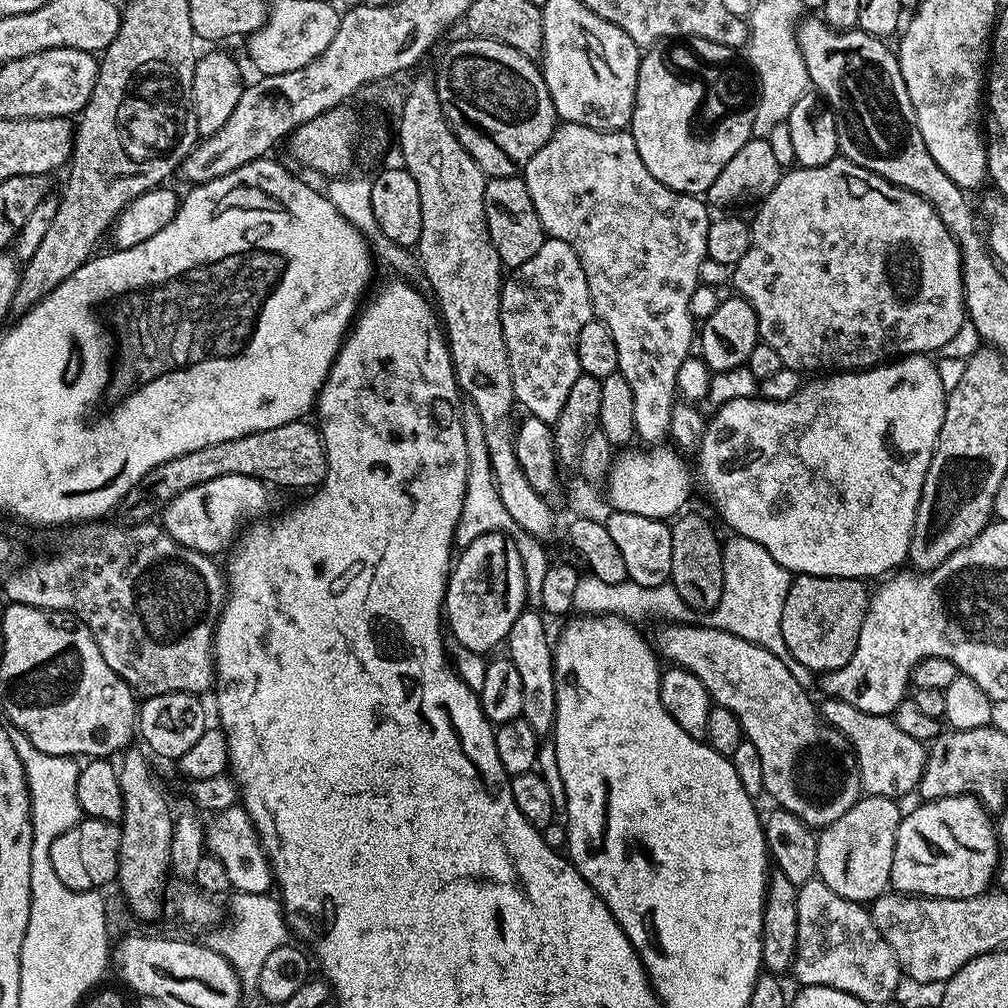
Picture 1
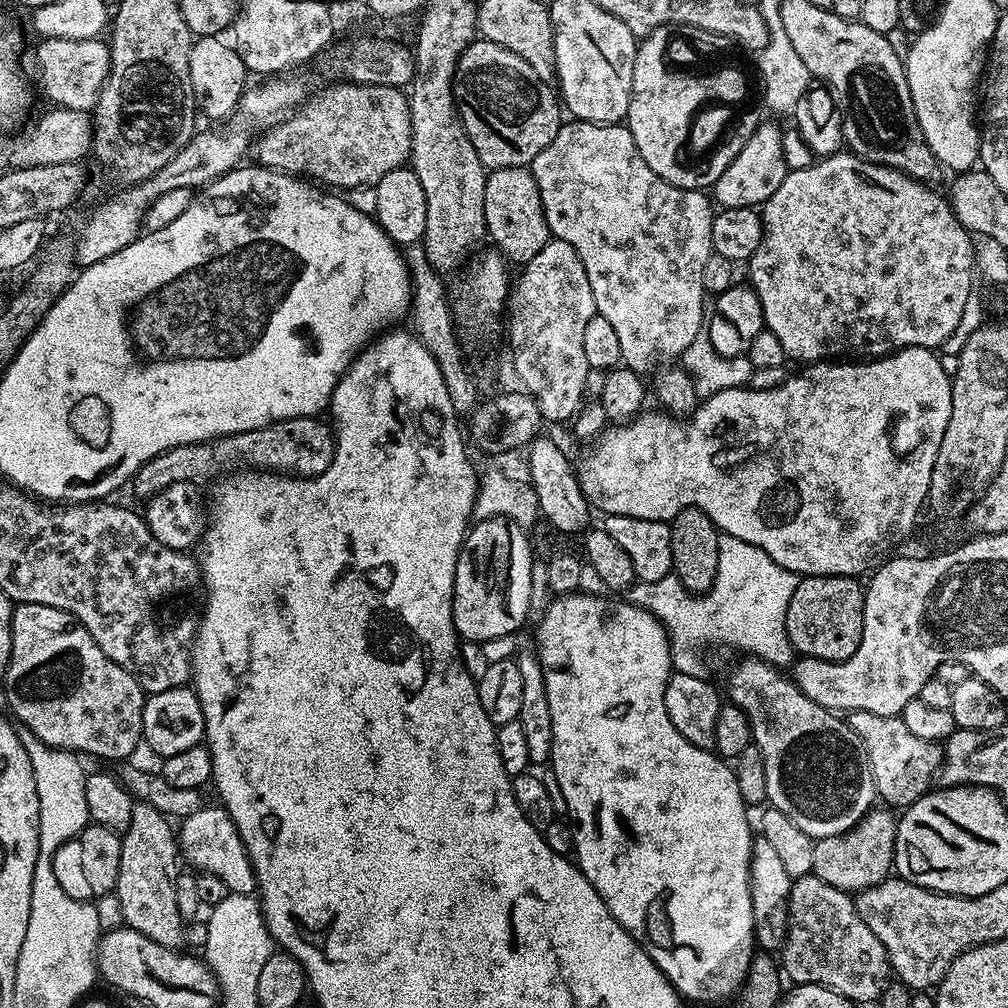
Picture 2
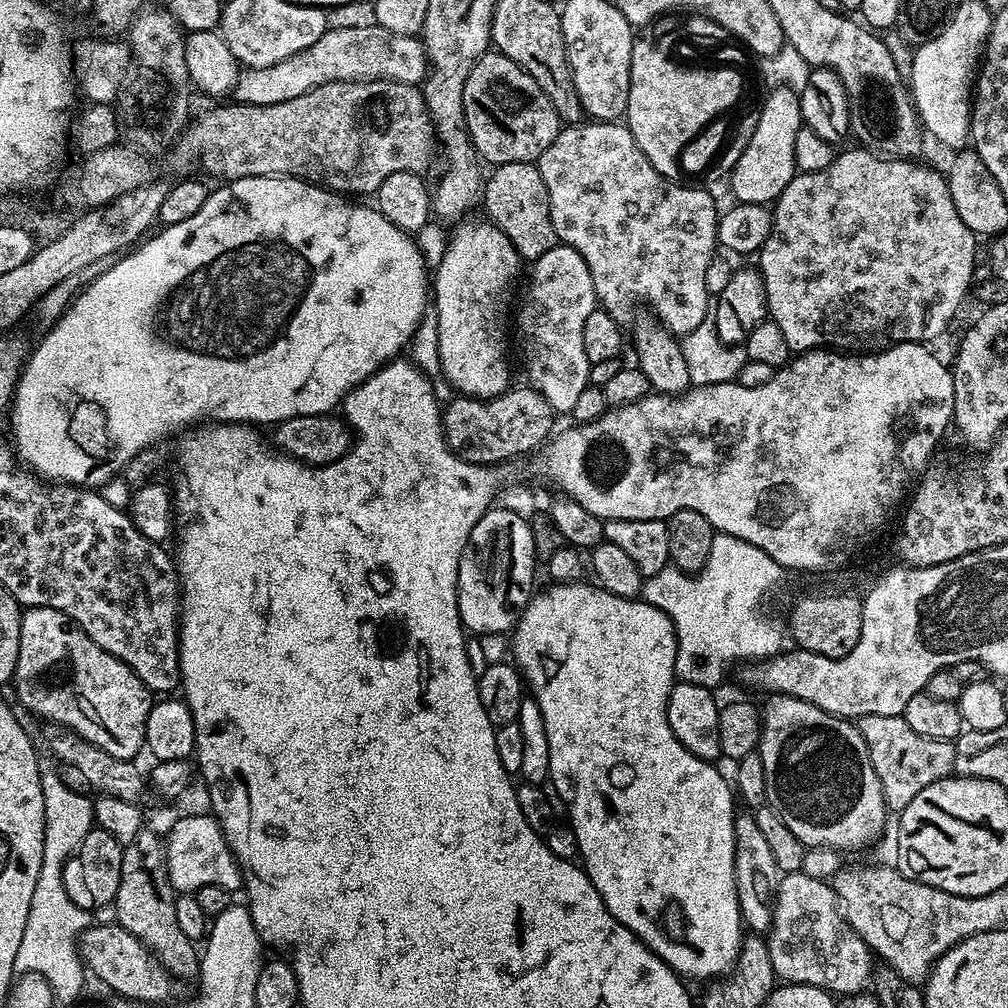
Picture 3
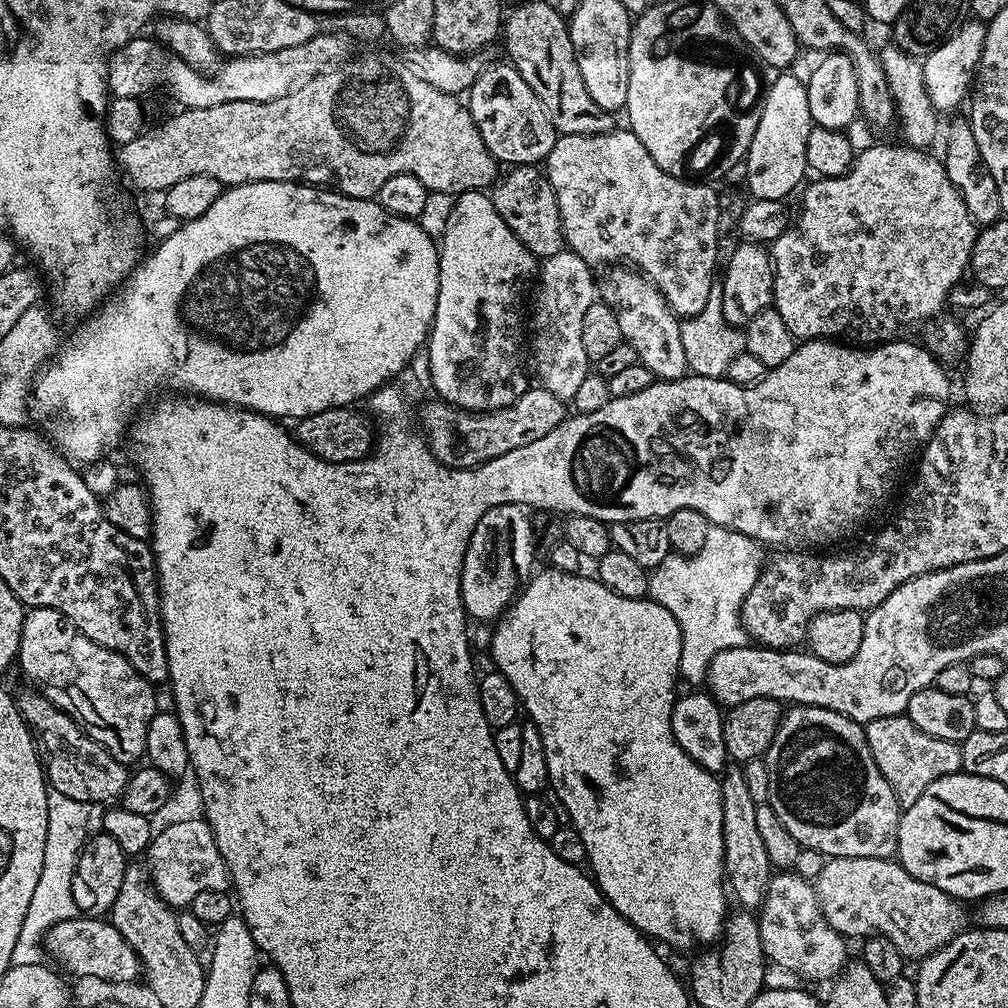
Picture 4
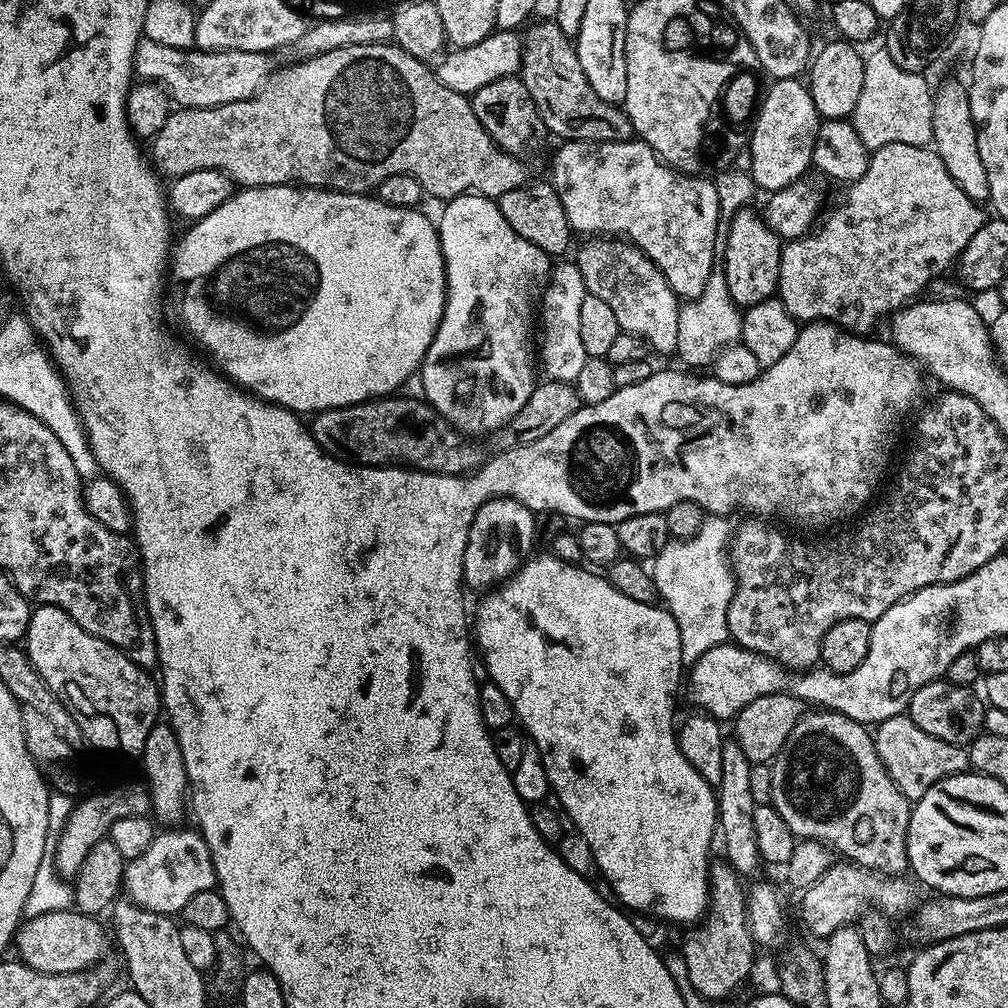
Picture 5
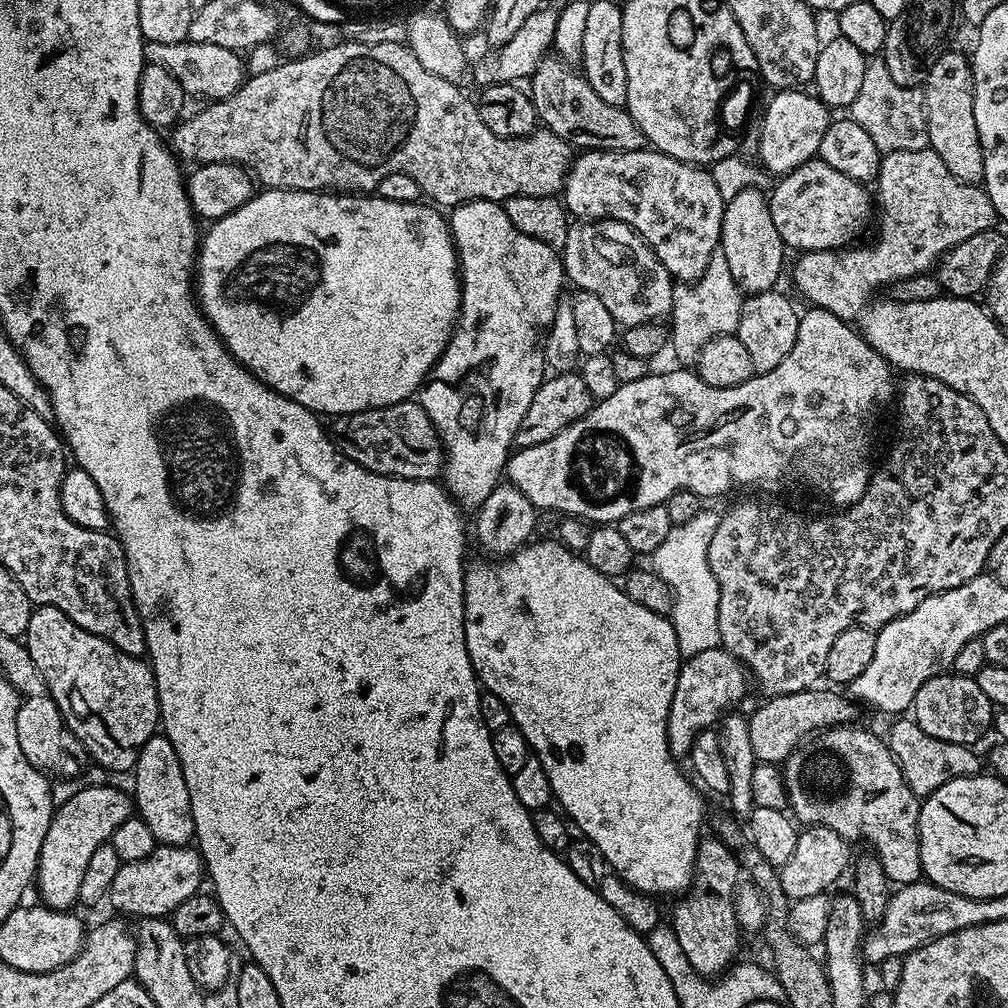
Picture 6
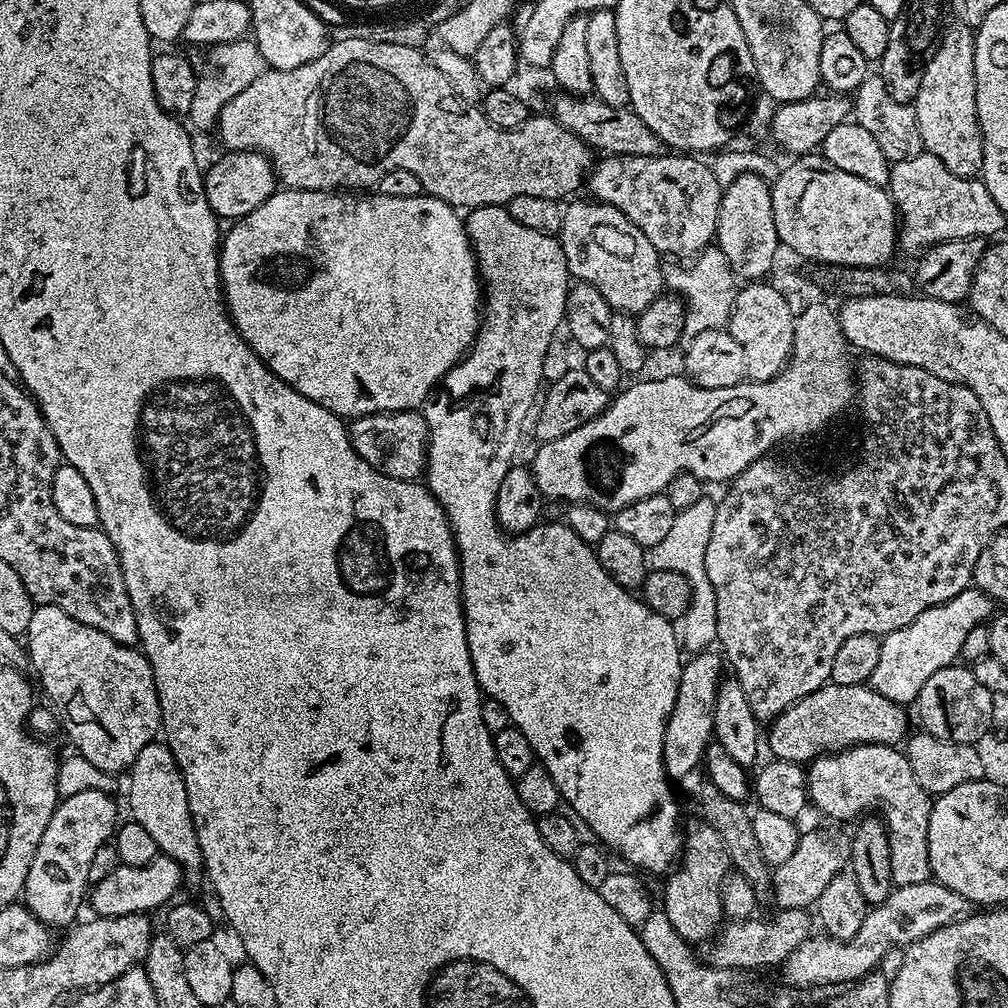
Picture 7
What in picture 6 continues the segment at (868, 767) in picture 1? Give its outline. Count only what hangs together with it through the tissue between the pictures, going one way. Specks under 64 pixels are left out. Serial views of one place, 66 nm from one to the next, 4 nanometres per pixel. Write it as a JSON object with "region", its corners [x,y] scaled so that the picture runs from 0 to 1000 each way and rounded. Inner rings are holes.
{"region":[[[905,712],[886,714],[889,715],[881,722],[879,737],[895,764],[895,772],[899,772],[899,780],[903,780],[903,784],[907,784],[909,790],[914,792],[921,790],[927,784],[931,784],[931,780],[946,776],[946,772],[973,769],[972,750],[967,746],[969,744],[967,741],[927,732],[926,729],[919,728]]]}

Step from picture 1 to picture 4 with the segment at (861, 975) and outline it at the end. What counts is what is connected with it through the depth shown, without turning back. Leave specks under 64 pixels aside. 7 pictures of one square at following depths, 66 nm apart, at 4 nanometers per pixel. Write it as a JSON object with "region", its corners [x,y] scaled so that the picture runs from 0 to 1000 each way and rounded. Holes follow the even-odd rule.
{"region":[[[774,863],[767,868],[752,912],[759,949],[798,972],[828,973],[842,955],[838,930],[819,915],[809,880],[789,863]]]}

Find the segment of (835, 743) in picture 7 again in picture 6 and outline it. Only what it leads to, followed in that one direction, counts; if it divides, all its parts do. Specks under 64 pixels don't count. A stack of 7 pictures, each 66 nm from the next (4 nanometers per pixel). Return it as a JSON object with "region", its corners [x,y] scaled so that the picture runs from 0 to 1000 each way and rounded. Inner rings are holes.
{"region":[[[816,681],[802,683],[798,687],[763,690],[758,699],[741,711],[744,735],[751,755],[756,758],[773,759],[782,753],[795,734],[818,723],[841,720],[849,710],[850,699],[836,686],[820,687]]]}

